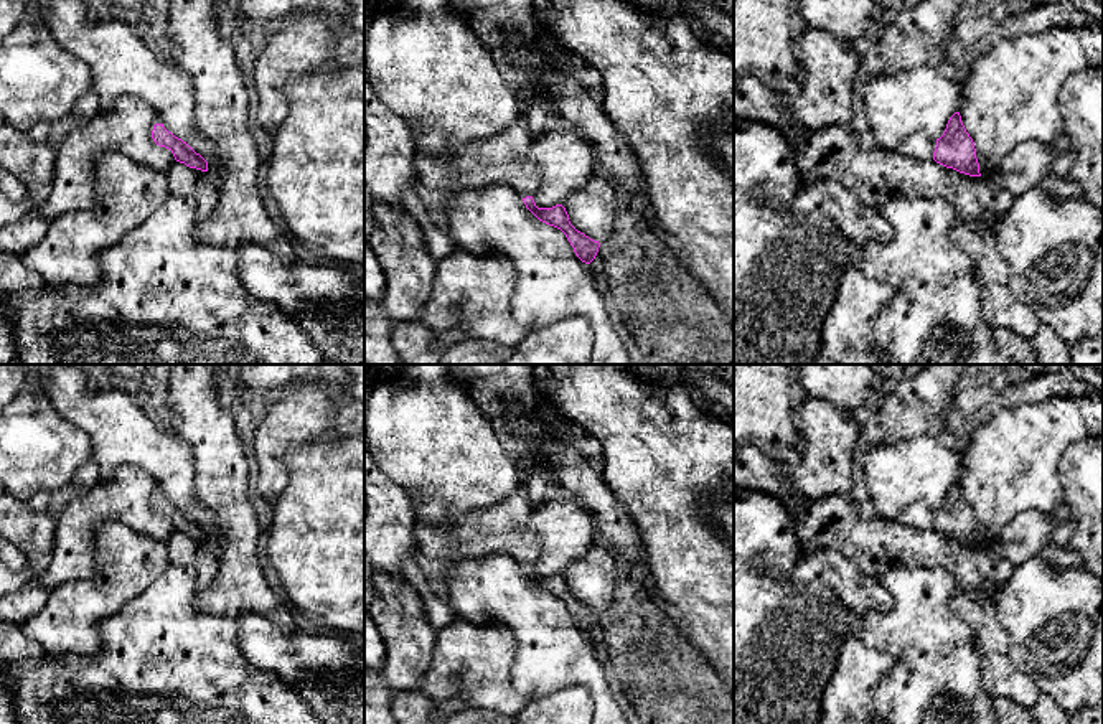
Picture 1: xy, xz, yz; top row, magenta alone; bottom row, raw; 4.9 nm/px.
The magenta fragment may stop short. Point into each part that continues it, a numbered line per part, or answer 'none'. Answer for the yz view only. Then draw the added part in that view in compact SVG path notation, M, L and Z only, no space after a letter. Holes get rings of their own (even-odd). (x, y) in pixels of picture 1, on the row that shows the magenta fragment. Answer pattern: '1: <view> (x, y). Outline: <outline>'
1: yz (919, 144). Outline: M917 130L908 134L895 148L897 153L918 158L918 160L933 160L933 152L936 140L932 139L927 132Z

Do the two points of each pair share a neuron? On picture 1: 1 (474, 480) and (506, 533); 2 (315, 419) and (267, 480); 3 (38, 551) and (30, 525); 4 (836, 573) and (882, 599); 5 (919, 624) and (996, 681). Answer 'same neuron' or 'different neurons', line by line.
1: different neurons
2: same neuron
3: same neuron
4: same neuron
5: different neurons

